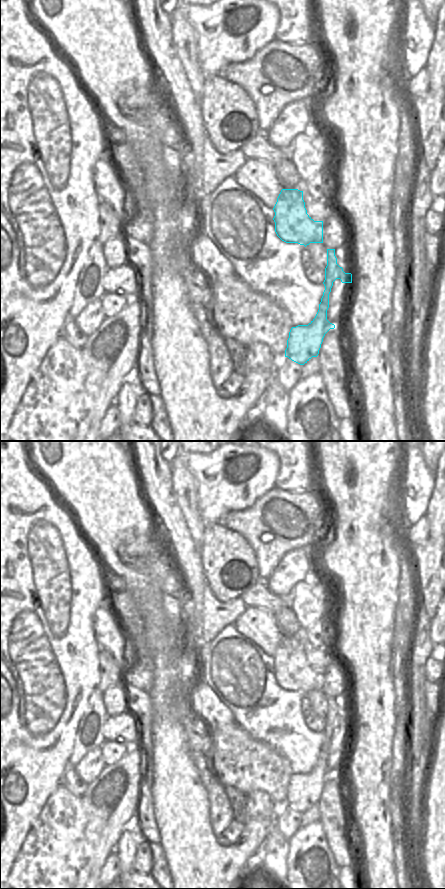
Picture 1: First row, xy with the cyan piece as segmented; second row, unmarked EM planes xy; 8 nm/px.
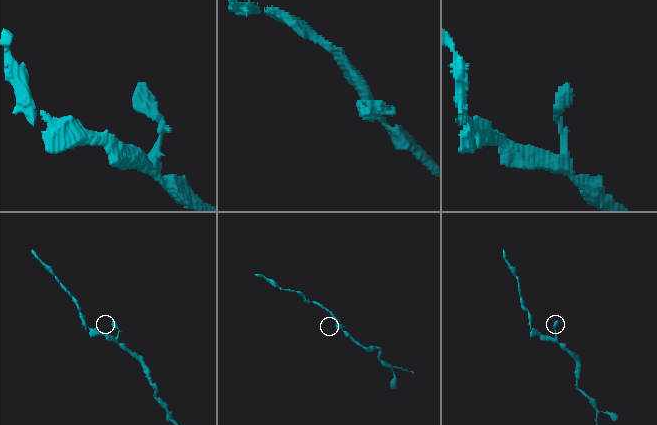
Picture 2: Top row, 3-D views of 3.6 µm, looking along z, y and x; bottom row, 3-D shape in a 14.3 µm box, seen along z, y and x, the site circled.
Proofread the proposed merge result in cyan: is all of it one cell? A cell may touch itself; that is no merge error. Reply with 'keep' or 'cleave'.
keep

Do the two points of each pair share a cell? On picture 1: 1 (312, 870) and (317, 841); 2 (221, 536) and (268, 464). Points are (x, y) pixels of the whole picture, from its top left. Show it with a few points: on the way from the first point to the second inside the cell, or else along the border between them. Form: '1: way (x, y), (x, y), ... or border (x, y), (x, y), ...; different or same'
1: way (312, 863), (312, 848); same
2: border (217, 521), (207, 523); different

